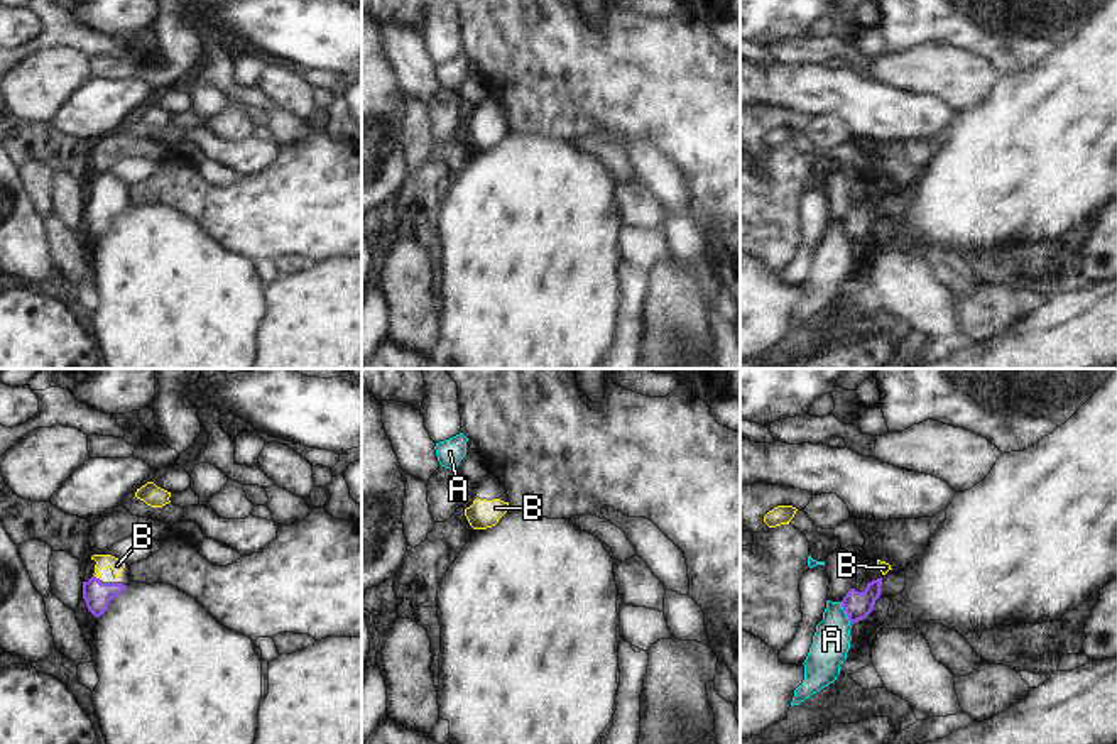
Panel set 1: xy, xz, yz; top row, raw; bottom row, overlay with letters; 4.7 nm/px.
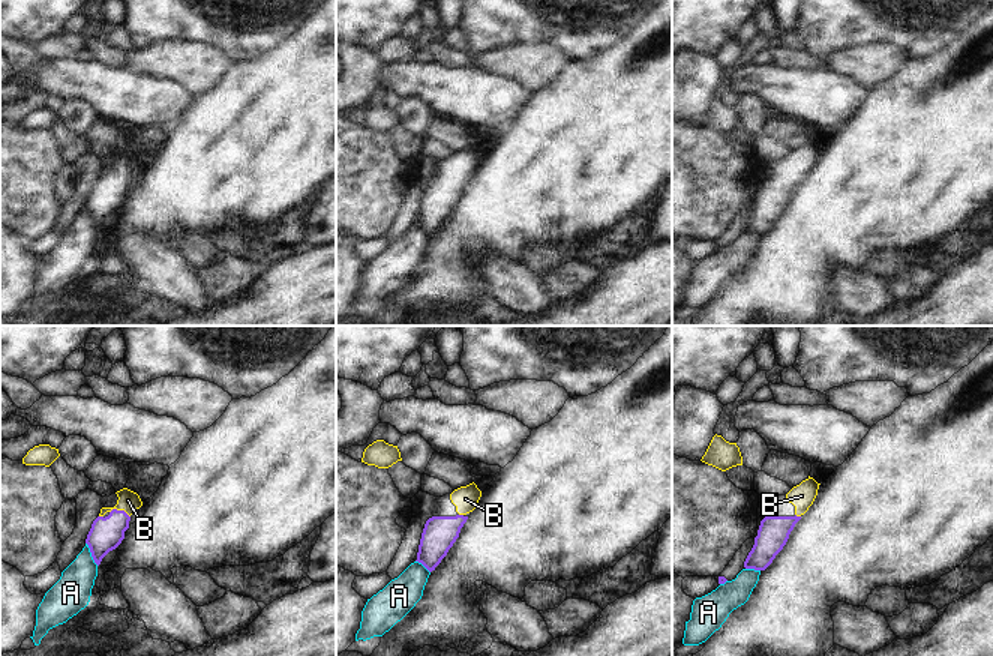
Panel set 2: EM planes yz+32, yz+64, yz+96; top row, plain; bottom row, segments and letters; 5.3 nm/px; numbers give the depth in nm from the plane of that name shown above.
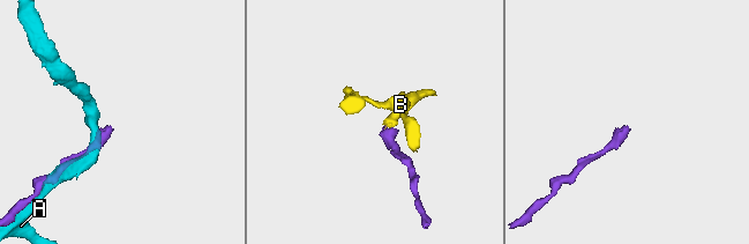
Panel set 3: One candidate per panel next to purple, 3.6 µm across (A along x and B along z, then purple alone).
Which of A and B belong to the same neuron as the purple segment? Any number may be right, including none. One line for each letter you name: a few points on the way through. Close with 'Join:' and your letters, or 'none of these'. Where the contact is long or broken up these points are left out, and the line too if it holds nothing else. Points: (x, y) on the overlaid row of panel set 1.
B: Path across: xy (97, 596), (95, 577), (103, 563), (117, 565)
Join: B

